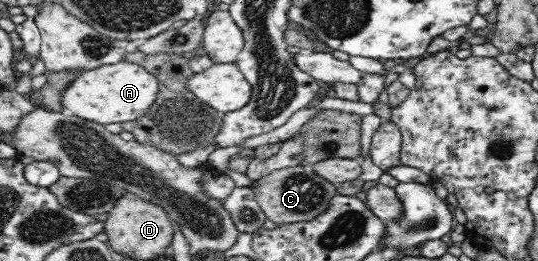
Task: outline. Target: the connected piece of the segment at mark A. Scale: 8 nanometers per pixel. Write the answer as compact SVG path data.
M116 62L82 70L60 96L63 111L102 125L129 122L143 116L158 93L158 80L131 62Z

